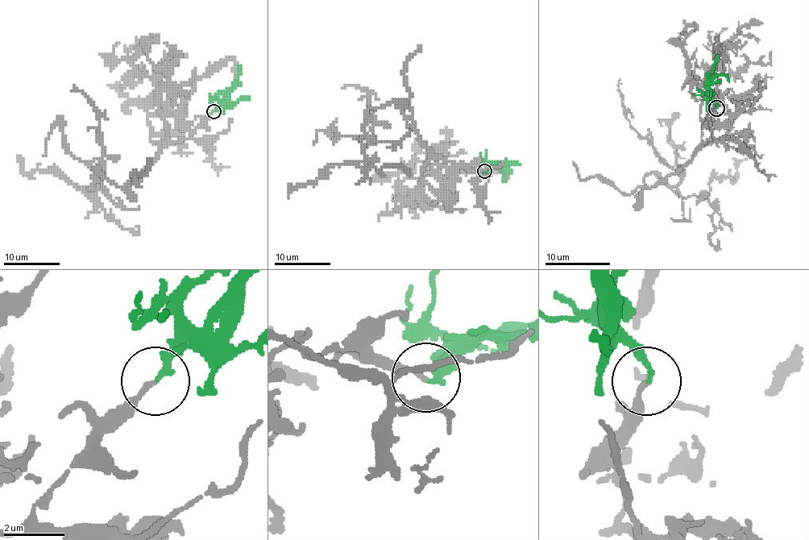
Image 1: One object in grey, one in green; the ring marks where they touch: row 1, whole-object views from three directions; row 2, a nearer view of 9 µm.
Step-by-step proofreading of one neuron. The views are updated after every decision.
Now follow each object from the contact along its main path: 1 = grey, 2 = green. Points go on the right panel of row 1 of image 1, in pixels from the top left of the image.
1: (715, 108), (707, 140), (638, 199), (656, 172), (680, 196), (706, 199), (712, 177), (732, 179), (747, 158)
2: (715, 108), (717, 105), (707, 95), (707, 79), (717, 54)

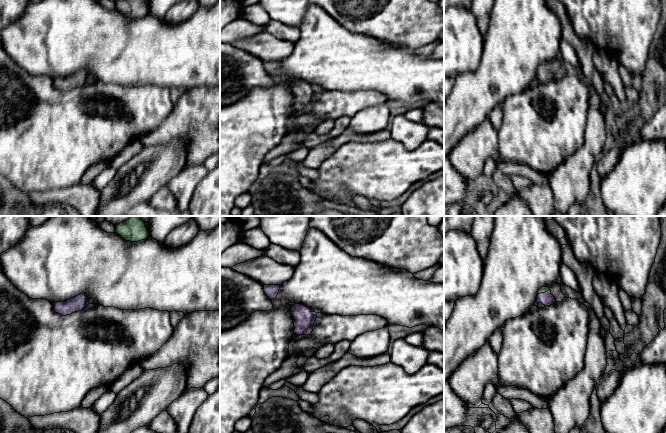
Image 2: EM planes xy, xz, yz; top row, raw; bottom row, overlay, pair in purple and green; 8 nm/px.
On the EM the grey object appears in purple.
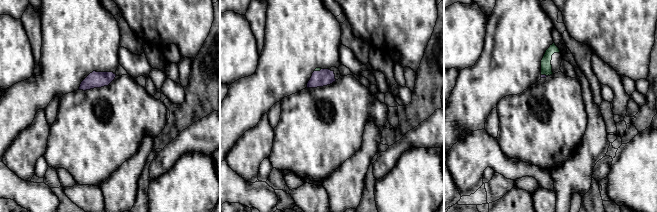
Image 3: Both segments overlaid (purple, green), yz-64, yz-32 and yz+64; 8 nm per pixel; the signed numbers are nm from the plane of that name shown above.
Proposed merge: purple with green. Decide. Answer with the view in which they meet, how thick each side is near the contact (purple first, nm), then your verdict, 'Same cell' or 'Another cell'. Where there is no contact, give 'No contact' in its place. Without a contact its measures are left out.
Touches purple in xy. Thickness 120 nm (purple) against 30 nm. Same cell

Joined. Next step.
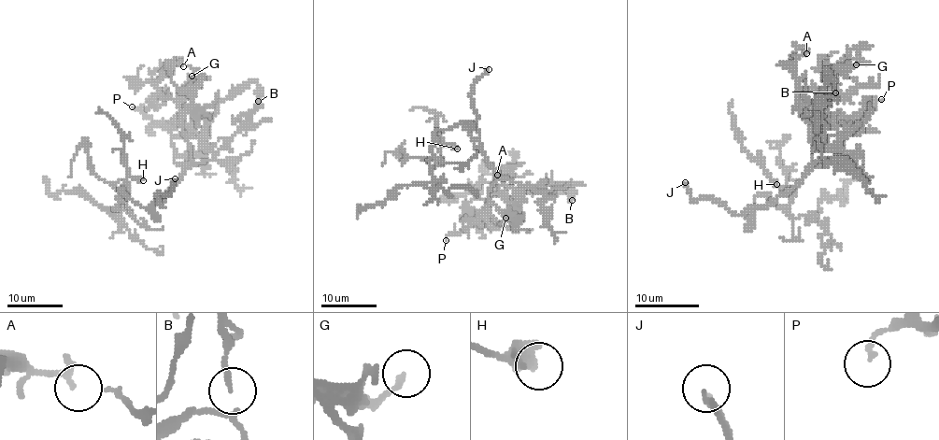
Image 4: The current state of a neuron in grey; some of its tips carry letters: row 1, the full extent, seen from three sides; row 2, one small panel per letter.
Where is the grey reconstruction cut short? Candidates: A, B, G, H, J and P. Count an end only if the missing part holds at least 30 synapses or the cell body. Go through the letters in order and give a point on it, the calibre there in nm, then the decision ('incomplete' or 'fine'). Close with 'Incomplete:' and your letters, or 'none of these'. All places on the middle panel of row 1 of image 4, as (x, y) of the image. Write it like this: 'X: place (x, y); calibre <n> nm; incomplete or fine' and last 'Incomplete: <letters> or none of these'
A: place (497, 175); calibre 160 nm; fine
B: place (572, 200); calibre 120 nm; fine
G: place (505, 218); calibre 220 nm; fine
H: place (457, 149); calibre 500 nm; fine
J: place (489, 69); calibre 280 nm; incomplete
P: place (446, 240); calibre 160 nm; fine
Incomplete: J

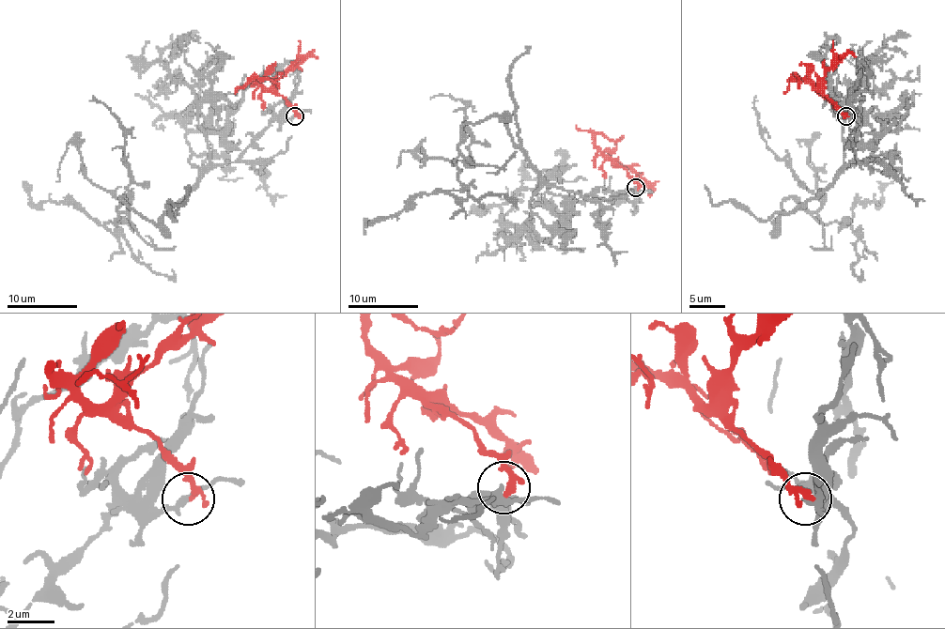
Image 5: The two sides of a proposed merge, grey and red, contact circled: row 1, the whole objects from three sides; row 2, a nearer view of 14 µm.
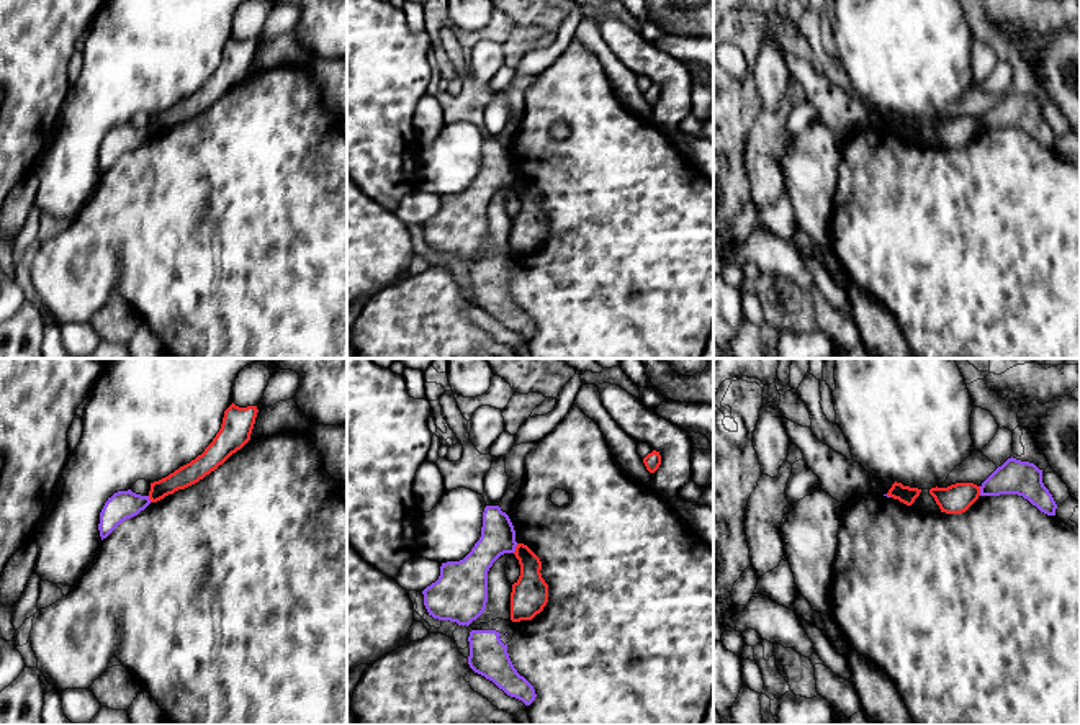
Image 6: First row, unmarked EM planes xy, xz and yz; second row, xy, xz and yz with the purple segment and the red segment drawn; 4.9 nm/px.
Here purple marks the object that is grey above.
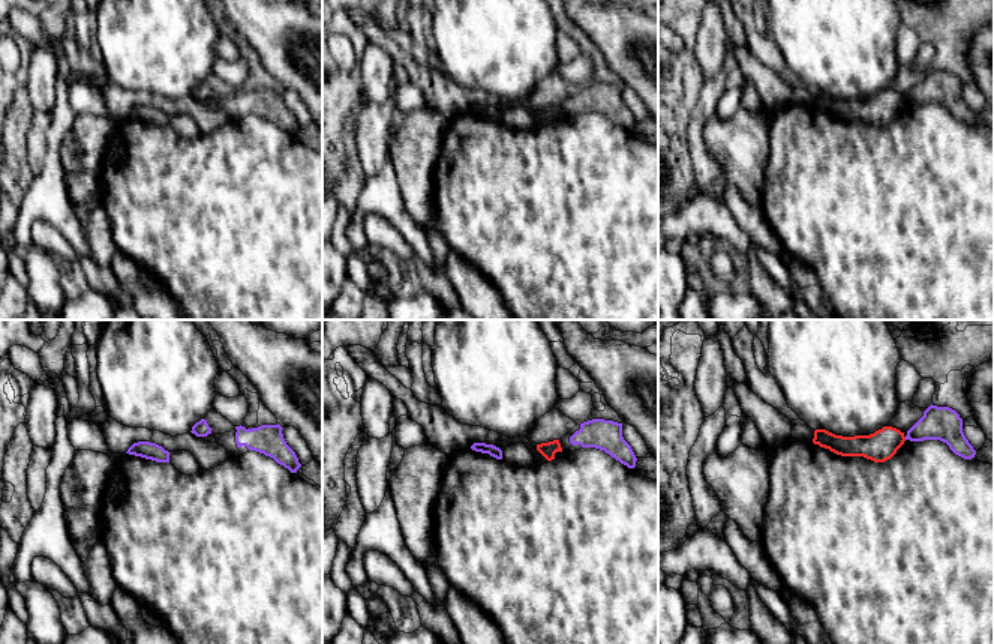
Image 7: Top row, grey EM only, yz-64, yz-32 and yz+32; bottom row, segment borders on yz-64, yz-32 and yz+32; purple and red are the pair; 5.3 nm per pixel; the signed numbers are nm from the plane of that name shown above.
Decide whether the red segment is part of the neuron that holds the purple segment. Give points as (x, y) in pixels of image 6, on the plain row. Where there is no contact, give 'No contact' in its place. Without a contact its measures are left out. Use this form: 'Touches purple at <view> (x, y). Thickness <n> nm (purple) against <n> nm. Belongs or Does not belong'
Touches purple at xz (514, 182). Thickness 170 nm (purple) against 180 nm. Does not belong

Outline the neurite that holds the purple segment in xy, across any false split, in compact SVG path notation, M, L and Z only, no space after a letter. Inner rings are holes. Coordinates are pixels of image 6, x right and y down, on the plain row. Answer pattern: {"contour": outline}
{"contour": "M118 124L105 136L100 146L100 170L106 172L121 155L137 149L151 137L149 129L128 124Z"}

